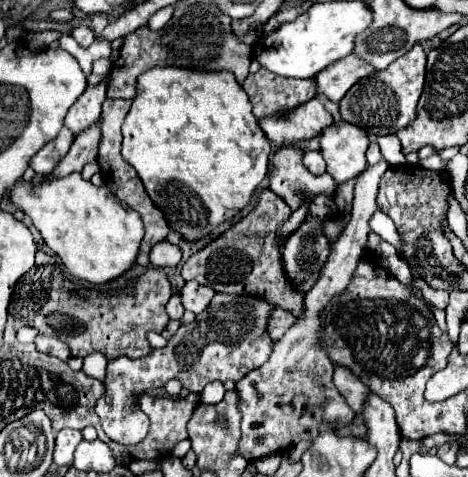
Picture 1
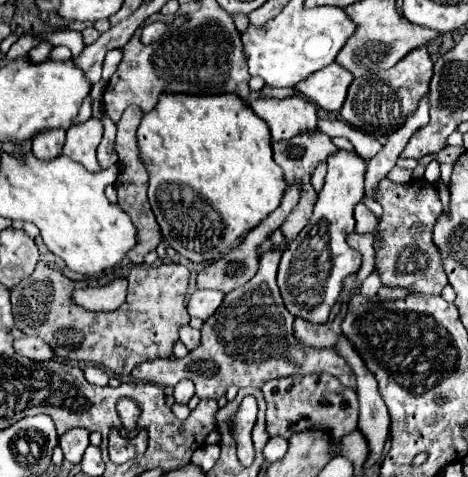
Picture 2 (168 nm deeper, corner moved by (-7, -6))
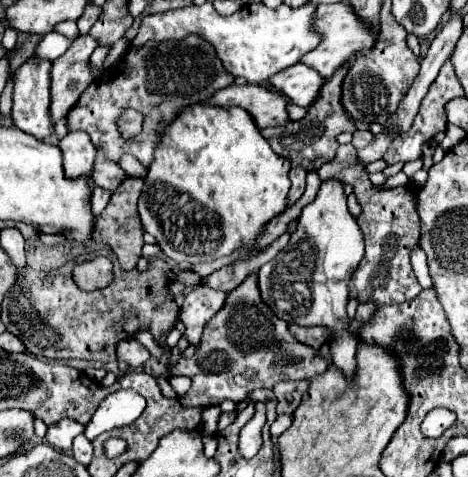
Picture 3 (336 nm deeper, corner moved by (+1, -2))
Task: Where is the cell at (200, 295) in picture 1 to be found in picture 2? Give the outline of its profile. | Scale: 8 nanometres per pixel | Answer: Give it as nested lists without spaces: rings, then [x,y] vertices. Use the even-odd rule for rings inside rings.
[[[194,291],[188,301],[188,313],[190,317],[206,321],[218,309],[222,299],[224,299],[222,291]]]

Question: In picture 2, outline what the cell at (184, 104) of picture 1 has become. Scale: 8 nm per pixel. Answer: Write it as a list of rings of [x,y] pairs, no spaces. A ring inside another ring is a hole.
[[[162,93],[156,107],[144,113],[136,137],[140,159],[150,175],[148,199],[162,237],[174,251],[194,263],[208,263],[208,257],[216,261],[240,235],[256,227],[280,205],[286,181],[272,159],[268,125],[238,95]]]

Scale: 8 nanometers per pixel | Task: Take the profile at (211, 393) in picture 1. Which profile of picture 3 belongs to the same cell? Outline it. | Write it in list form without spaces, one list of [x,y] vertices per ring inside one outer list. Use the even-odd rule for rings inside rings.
[[[208,407],[202,411],[202,431],[208,435],[214,435],[218,431],[218,417],[220,417],[220,407]]]

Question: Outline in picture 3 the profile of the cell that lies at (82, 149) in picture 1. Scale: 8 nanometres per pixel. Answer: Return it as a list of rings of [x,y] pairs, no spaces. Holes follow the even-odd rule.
[[[98,151],[98,157],[96,157],[96,163],[94,163],[94,169],[92,169],[92,177],[94,177],[94,183],[110,193],[116,191],[116,187],[128,177],[126,171],[122,171],[116,163],[110,163],[102,151]]]

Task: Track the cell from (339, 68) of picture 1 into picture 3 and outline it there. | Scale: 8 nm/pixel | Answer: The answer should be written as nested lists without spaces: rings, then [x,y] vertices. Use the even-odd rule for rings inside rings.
[[[296,63],[296,65],[280,71],[280,75],[272,75],[272,79],[268,79],[268,83],[272,87],[276,87],[282,95],[286,95],[292,103],[296,103],[300,107],[308,107],[308,103],[312,103],[318,97],[324,77],[320,77],[310,67]]]

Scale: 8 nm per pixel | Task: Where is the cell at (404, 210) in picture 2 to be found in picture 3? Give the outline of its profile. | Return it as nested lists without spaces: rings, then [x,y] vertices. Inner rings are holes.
[[[340,145],[336,157],[324,163],[316,173],[322,181],[328,177],[340,177],[344,183],[350,183],[362,207],[358,225],[364,233],[366,255],[350,279],[350,295],[358,299],[358,303],[372,301],[376,307],[398,305],[414,299],[422,291],[410,265],[410,249],[420,241],[420,221],[416,213],[414,191],[410,187],[376,189],[370,183],[364,165],[356,163],[356,149],[352,145]]]

